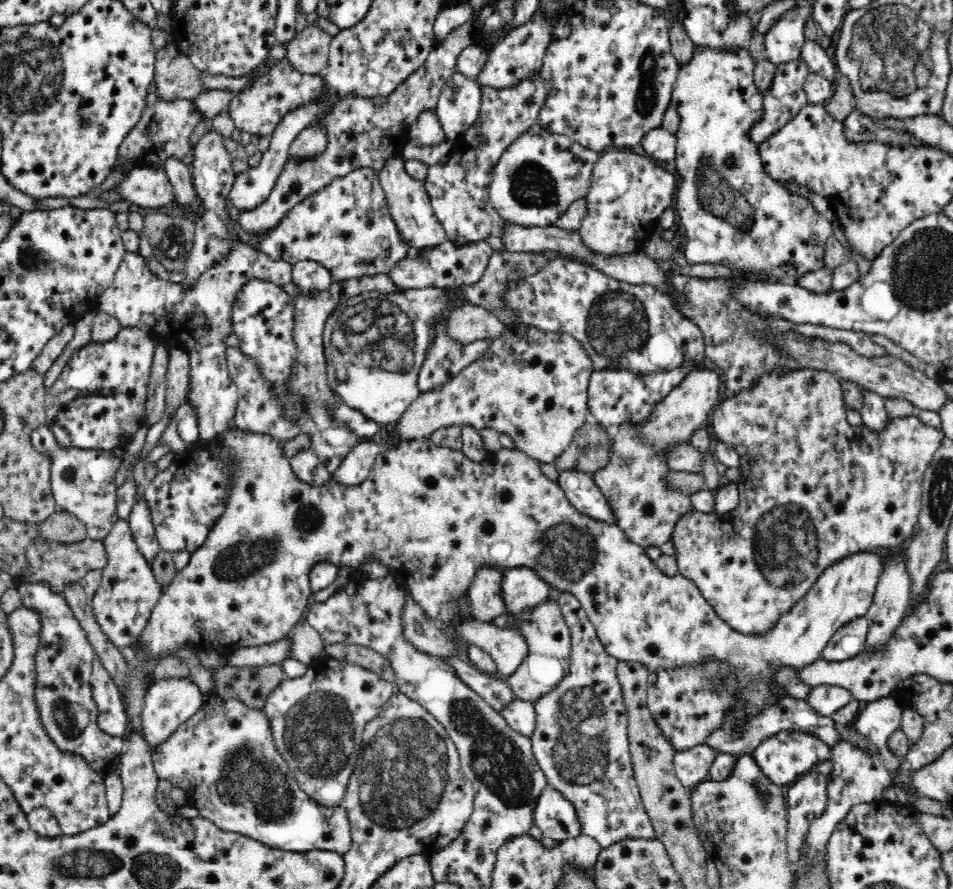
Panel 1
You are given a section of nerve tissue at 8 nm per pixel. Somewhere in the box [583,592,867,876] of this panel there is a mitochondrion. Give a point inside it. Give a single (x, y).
(715, 684)

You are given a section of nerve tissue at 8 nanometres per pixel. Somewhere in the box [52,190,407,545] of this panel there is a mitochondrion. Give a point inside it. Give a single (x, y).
(172, 243)

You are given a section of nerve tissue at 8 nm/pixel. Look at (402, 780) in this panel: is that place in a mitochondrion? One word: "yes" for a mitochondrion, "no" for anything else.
yes

